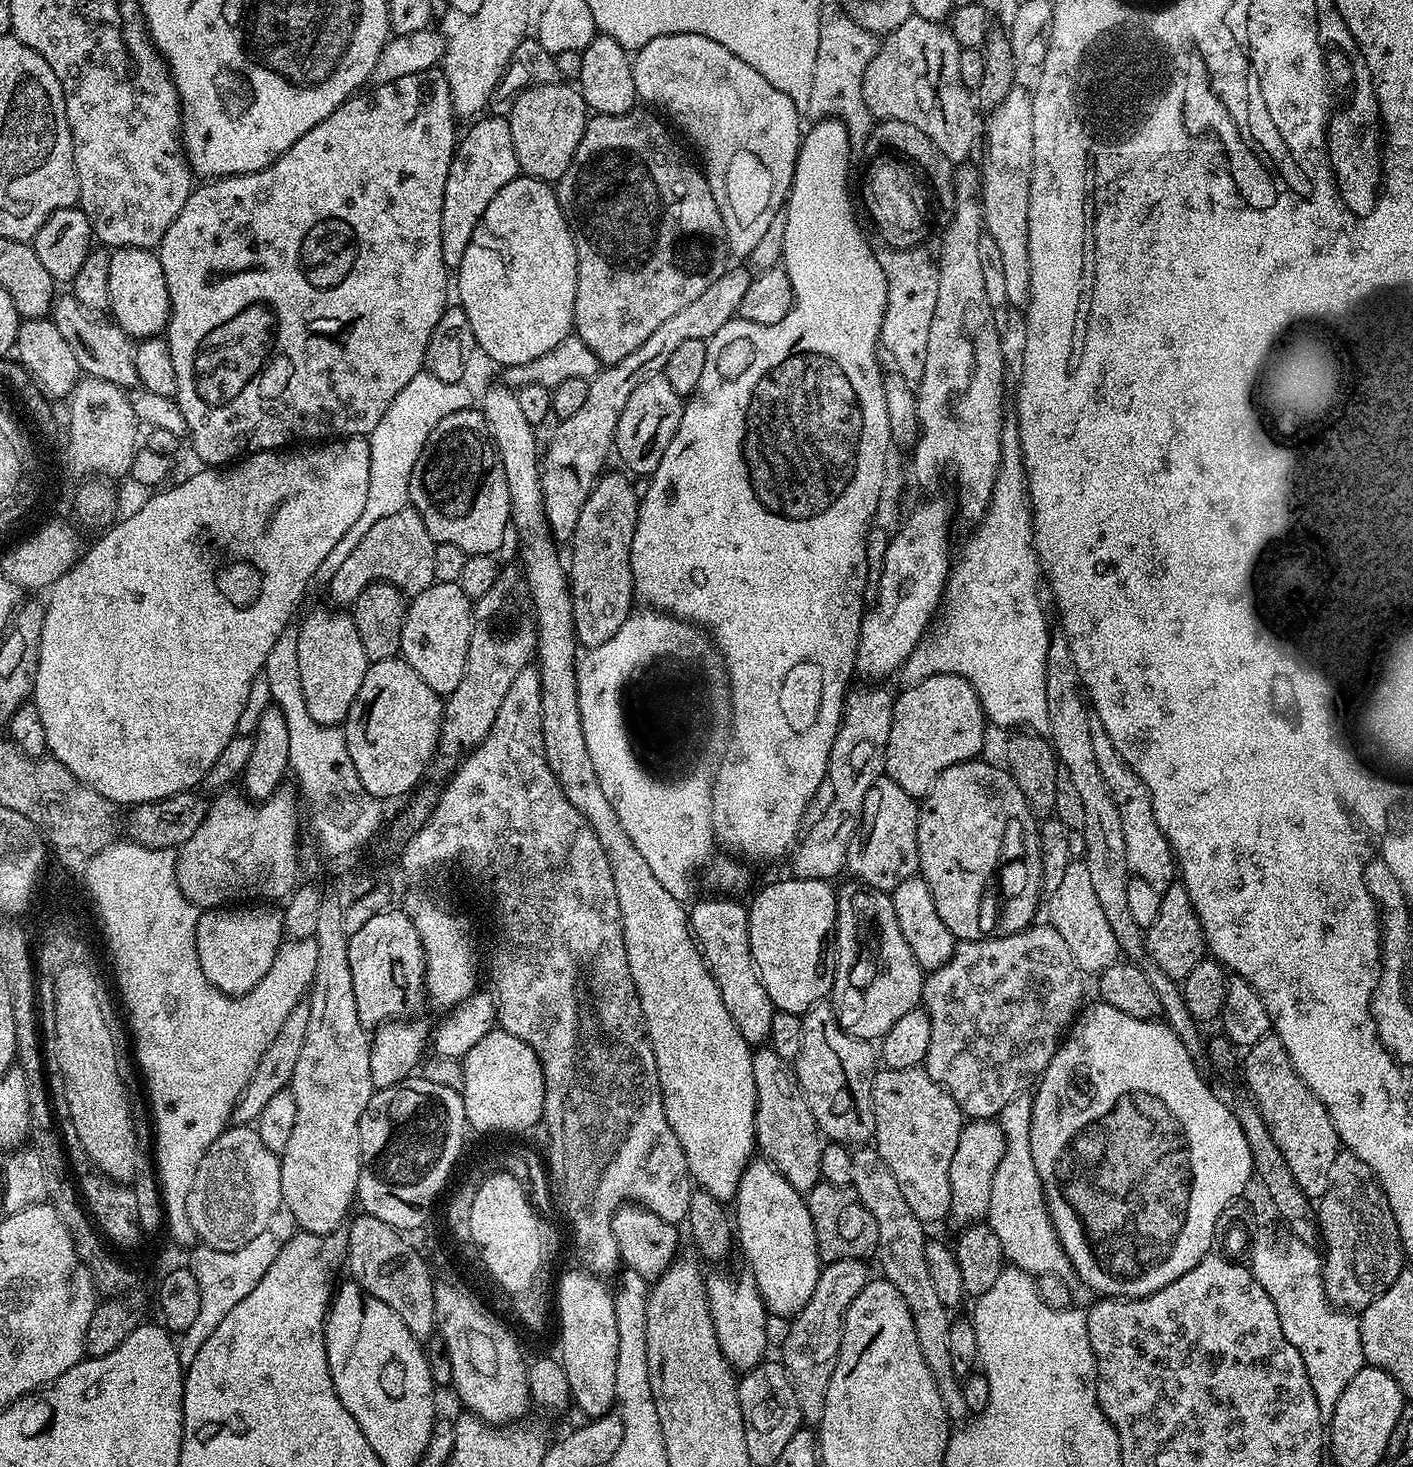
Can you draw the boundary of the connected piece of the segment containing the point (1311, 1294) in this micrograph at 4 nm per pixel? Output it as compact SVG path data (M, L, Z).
M1257 1231L1251 1241L1251 1254L1252 1277L1260 1283L1262 1290L1266 1290L1266 1294L1270 1294L1270 1302L1274 1302L1274 1310L1278 1310L1278 1322L1282 1322L1282 1334L1286 1334L1286 1342L1290 1342L1290 1346L1294 1346L1294 1350L1298 1350L1302 1356L1320 1415L1331 1417L1338 1398L1342 1398L1342 1392L1346 1386L1350 1386L1350 1378L1354 1378L1354 1374L1358 1374L1358 1370L1366 1364L1359 1319L1353 1313L1336 1308L1329 1302L1324 1289L1322 1260L1315 1247L1303 1244L1288 1234L1279 1236L1276 1232Z

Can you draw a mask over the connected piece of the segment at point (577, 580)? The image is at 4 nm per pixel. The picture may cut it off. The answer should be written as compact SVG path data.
M605 471L596 481L590 498L586 498L582 506L582 514L578 514L578 526L574 526L570 541L572 561L567 561L566 571L572 589L572 621L576 627L576 639L585 649L597 648L602 646L602 642L610 642L610 638L622 630L622 622L626 622L634 611L632 543L638 522L640 496L632 489L633 481L623 471L620 472Z

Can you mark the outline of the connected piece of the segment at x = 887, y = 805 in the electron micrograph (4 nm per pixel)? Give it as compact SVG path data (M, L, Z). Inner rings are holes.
M881 778L866 790L866 802L862 810L856 837L850 842L847 871L853 872L861 884L869 884L886 893L891 893L906 878L917 875L918 862L918 814L917 797L906 794L898 782Z

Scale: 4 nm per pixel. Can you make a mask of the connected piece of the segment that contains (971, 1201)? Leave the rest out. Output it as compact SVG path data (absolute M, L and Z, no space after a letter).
M969 1119L958 1138L954 1158L950 1162L950 1220L967 1226L988 1219L990 1186L994 1186L994 1170L1002 1162L1004 1135L995 1119Z

